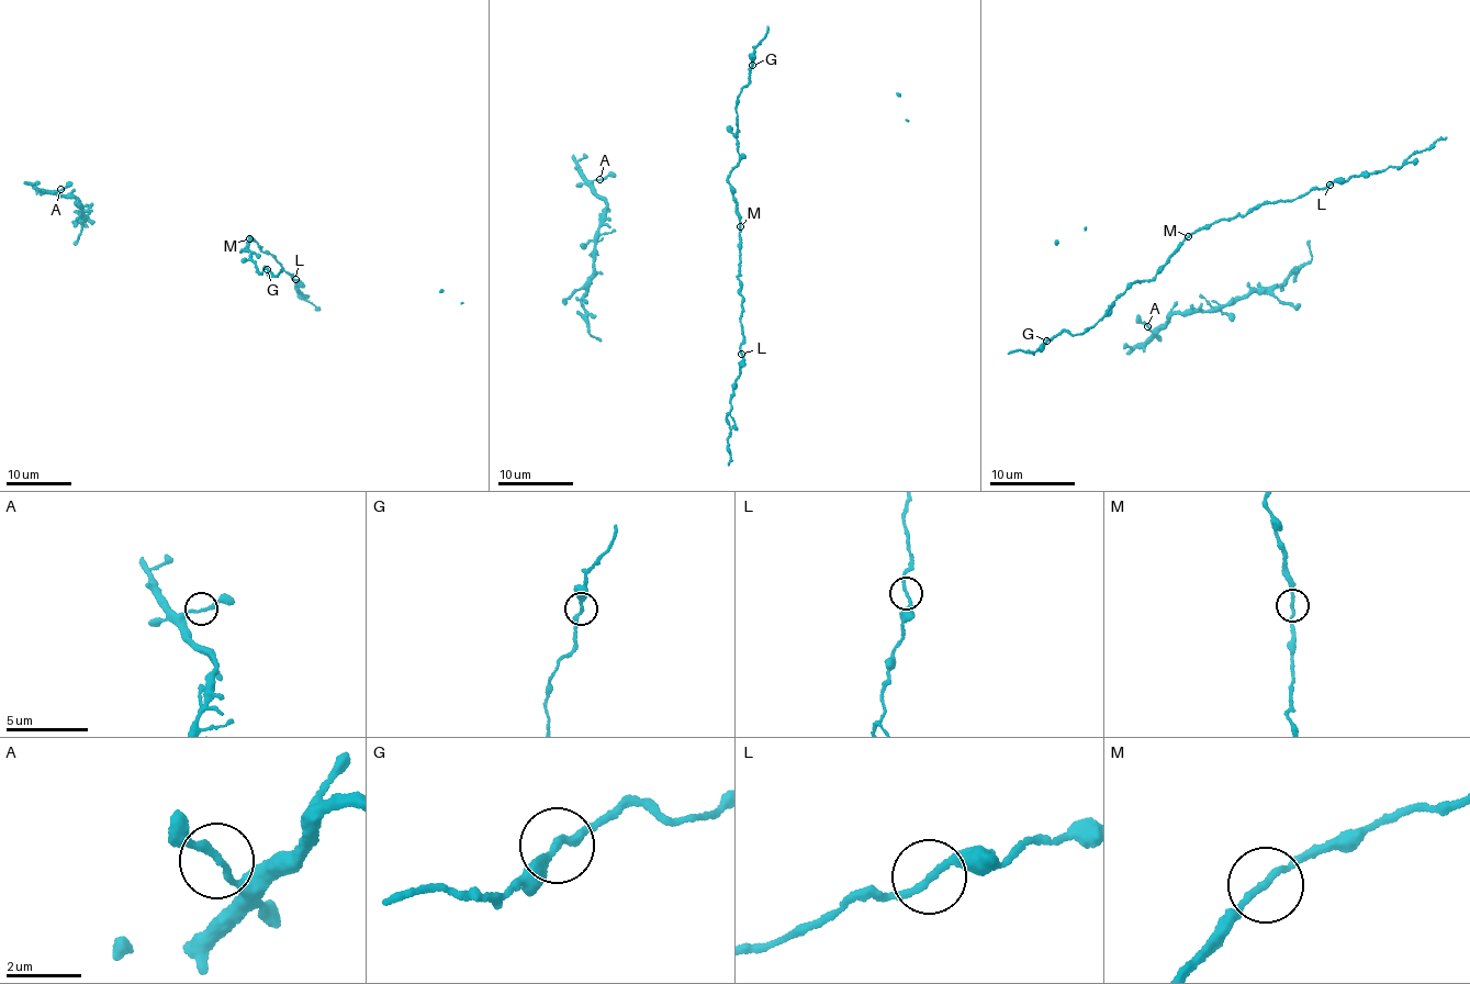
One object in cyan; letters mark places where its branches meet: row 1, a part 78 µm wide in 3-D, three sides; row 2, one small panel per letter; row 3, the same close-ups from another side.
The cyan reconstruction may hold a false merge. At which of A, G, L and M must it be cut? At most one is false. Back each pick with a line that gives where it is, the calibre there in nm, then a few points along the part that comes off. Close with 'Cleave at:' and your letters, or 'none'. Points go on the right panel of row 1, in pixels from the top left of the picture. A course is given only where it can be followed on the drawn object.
L: place (1330, 185); calibre 170 nm; course (1330, 183), (1398, 167), (1447, 136)
Cleave at: L

